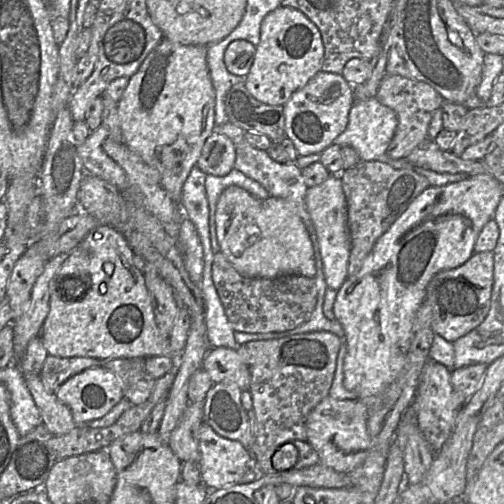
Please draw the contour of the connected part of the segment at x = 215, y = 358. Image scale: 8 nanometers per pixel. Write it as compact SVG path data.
M211 348L203 360L202 368L208 373L213 384L232 382L242 391L249 388L250 372L237 350Z

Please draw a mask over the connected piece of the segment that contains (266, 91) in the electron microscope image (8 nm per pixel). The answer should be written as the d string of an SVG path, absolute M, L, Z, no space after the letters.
M280 5L261 23L260 41L245 78L245 88L262 103L284 106L295 91L322 70L323 58L324 45L318 27L300 10Z

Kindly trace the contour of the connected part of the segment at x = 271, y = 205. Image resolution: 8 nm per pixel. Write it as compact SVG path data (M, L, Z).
M229 186L217 201L215 222L220 251L242 276L269 279L285 275L315 277L313 244L291 202L273 196L259 199L238 186Z

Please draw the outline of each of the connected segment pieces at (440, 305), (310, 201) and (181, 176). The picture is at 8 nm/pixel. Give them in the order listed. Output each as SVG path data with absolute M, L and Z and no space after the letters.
M493 252L473 253L459 267L435 274L427 285L424 300L431 307L431 327L434 333L453 343L479 326L490 309L493 275Z
M330 175L323 183L308 187L305 196L307 211L316 231L327 286L338 290L348 277L350 236L347 222L347 202L339 175Z
M166 38L148 54L118 102L122 143L138 154L160 175L161 185L179 205L183 184L201 155L203 145L215 126L215 90L207 64L207 47L182 45Z

